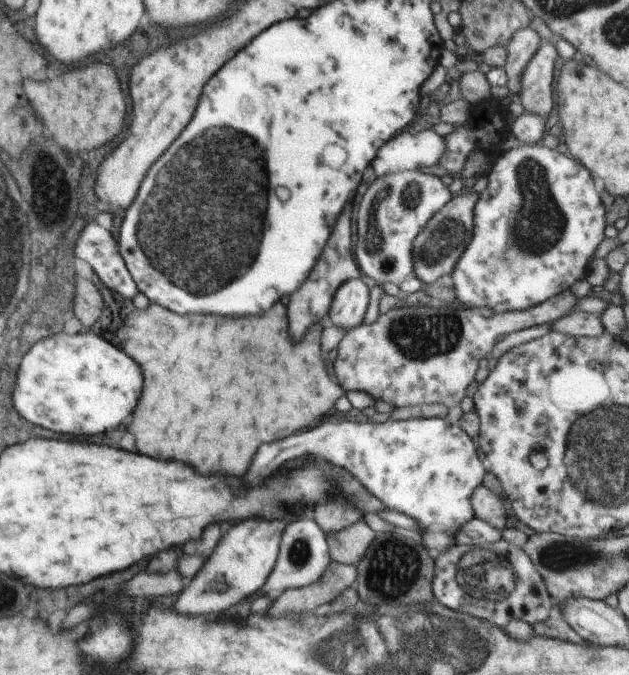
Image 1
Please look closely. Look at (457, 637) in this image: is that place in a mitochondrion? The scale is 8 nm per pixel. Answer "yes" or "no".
yes

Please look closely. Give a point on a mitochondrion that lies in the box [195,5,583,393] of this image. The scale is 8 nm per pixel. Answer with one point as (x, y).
(540, 224)

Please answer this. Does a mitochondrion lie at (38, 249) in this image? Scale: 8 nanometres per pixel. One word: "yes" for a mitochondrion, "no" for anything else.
yes

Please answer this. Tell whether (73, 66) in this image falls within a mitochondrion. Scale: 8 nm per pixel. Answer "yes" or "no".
no

